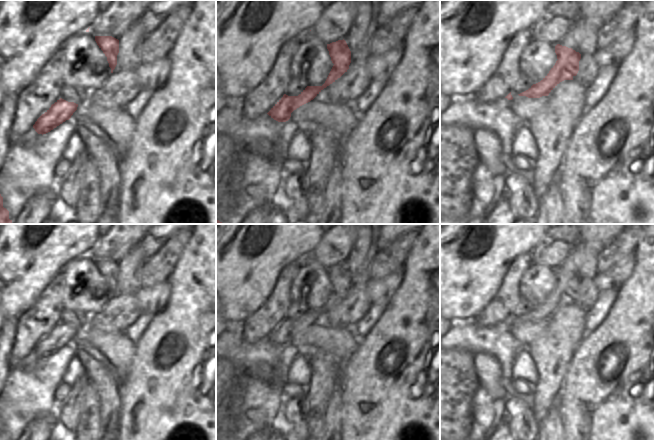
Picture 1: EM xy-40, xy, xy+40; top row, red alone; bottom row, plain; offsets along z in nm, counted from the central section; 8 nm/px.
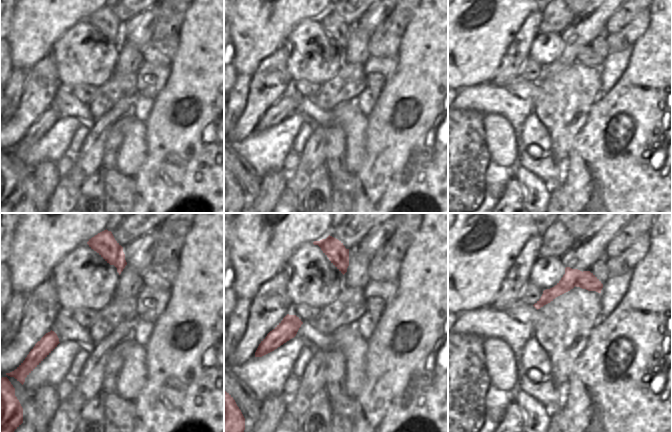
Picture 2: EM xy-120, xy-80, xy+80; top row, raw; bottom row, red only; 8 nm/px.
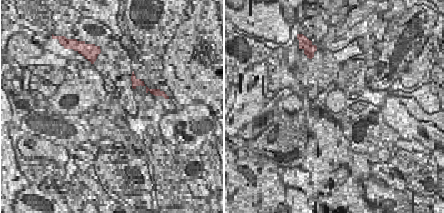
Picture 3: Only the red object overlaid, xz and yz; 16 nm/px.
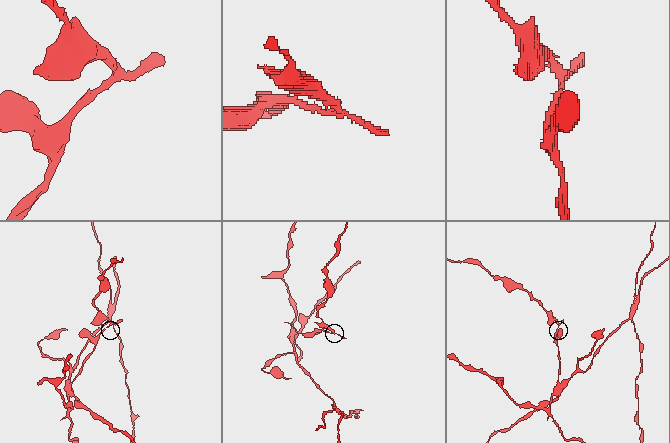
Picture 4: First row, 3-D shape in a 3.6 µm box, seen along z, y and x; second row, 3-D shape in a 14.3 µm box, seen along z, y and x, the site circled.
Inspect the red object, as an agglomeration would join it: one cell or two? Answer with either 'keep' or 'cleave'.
cleave

